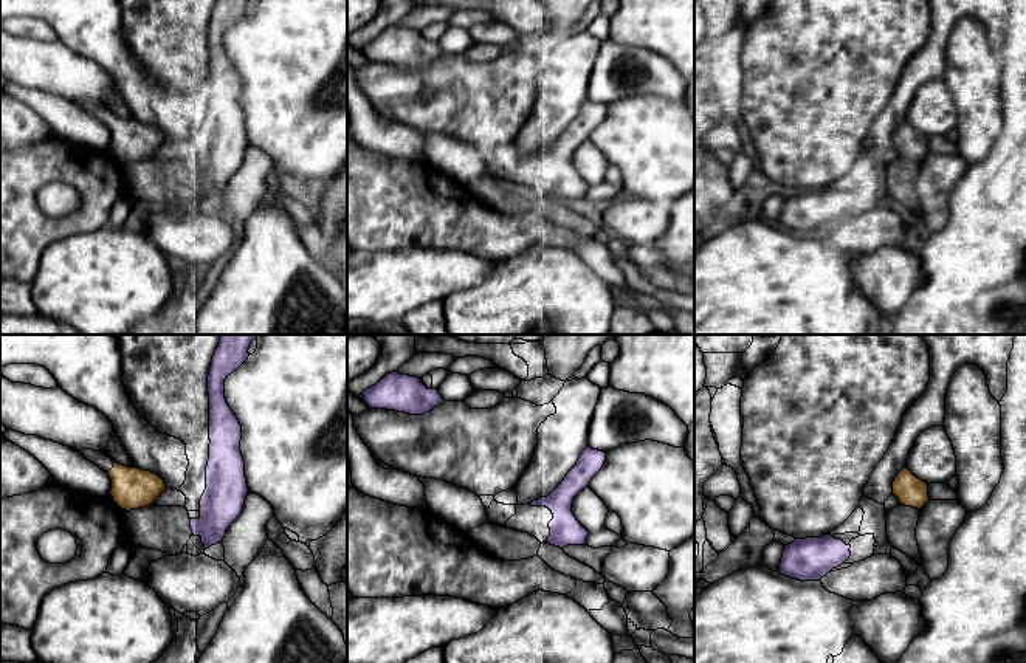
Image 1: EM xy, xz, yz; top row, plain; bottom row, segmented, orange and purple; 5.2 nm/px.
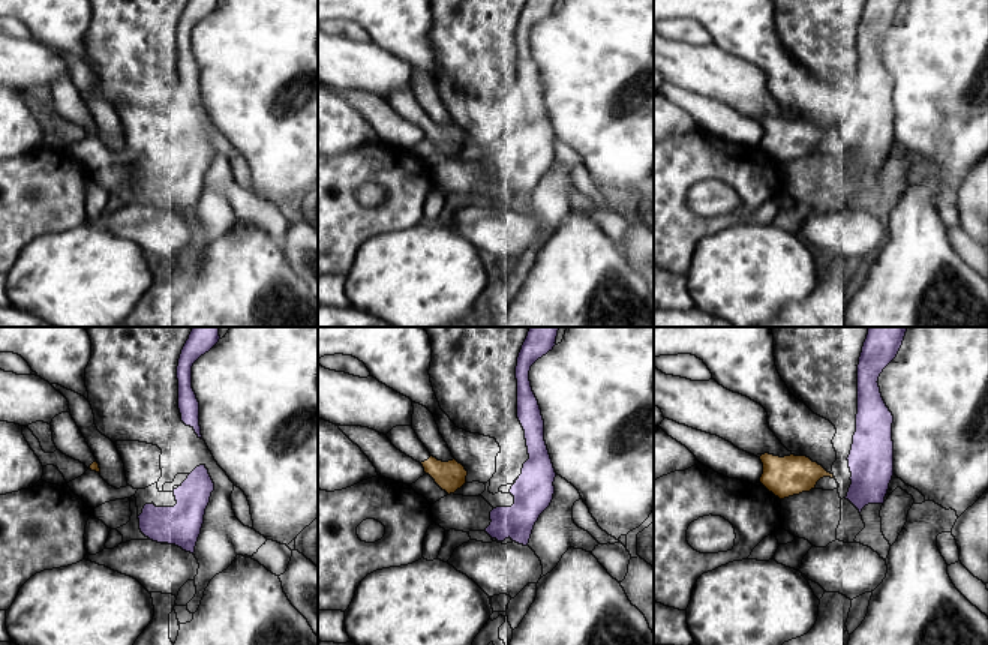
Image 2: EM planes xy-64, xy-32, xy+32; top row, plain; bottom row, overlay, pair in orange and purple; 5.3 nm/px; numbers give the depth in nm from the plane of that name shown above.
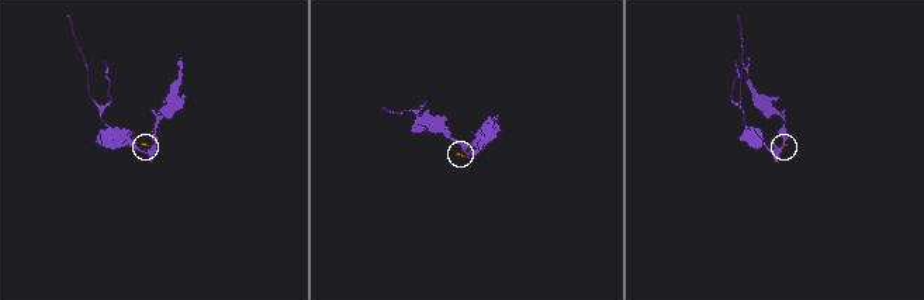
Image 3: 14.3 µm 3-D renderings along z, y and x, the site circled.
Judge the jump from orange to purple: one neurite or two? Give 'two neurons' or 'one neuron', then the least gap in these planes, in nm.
two neurons | 190 nm

